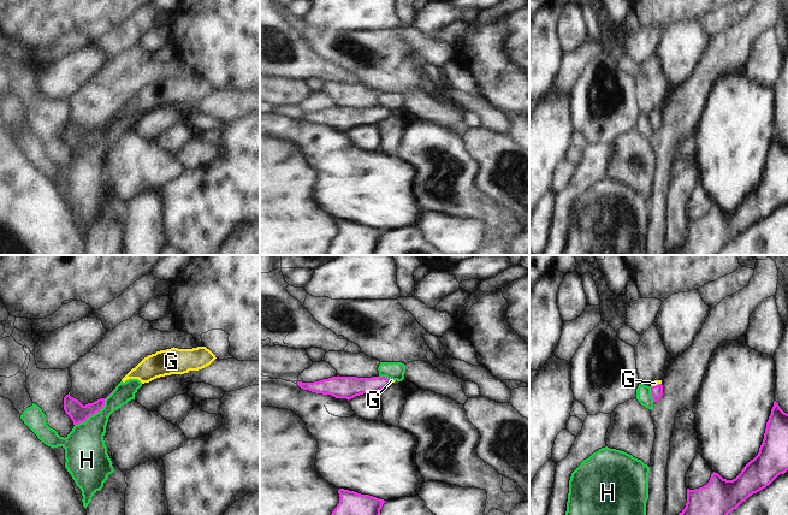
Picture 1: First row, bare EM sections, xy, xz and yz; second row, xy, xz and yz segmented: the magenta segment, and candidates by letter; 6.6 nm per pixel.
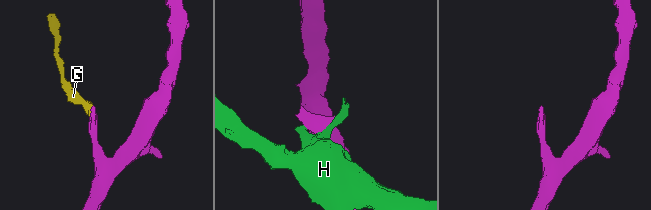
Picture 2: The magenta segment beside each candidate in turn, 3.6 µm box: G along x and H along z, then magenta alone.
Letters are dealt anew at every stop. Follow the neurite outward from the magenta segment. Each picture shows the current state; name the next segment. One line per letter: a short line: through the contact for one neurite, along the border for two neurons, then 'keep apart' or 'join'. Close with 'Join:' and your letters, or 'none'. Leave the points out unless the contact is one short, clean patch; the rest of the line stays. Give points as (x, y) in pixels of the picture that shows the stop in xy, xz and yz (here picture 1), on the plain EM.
G: line yz (657, 122), (656, 116), (655, 113); join
H: keep apart
Join: G

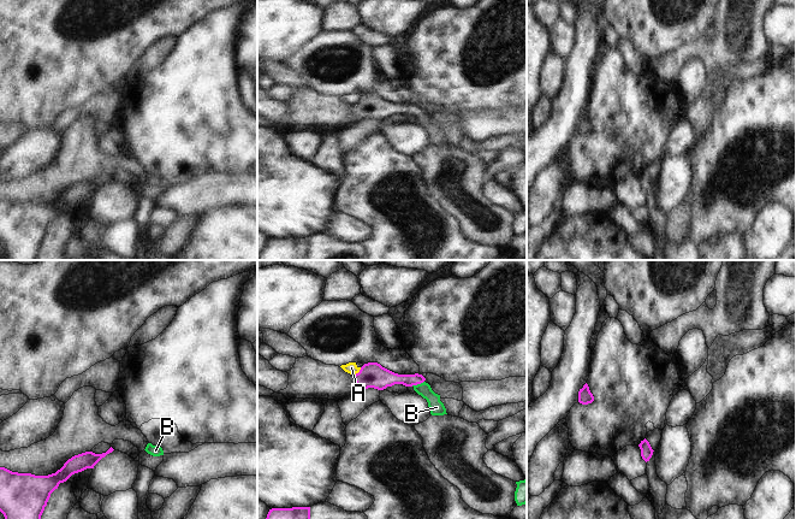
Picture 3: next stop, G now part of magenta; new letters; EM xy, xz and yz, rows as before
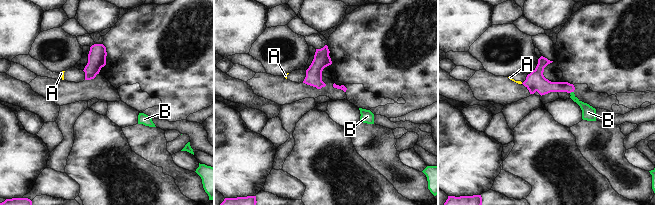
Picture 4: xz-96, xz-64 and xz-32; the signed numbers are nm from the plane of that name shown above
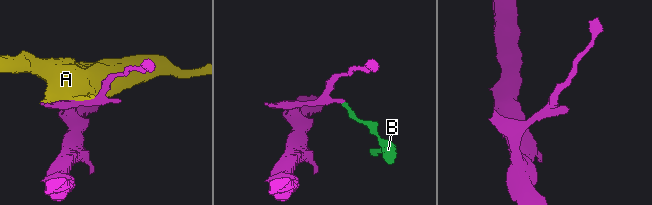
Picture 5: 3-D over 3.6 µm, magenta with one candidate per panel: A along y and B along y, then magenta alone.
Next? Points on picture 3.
A: keep apart
B: line xz (381, 108), (417, 113), (433, 129), (437, 137); join
Join: B

